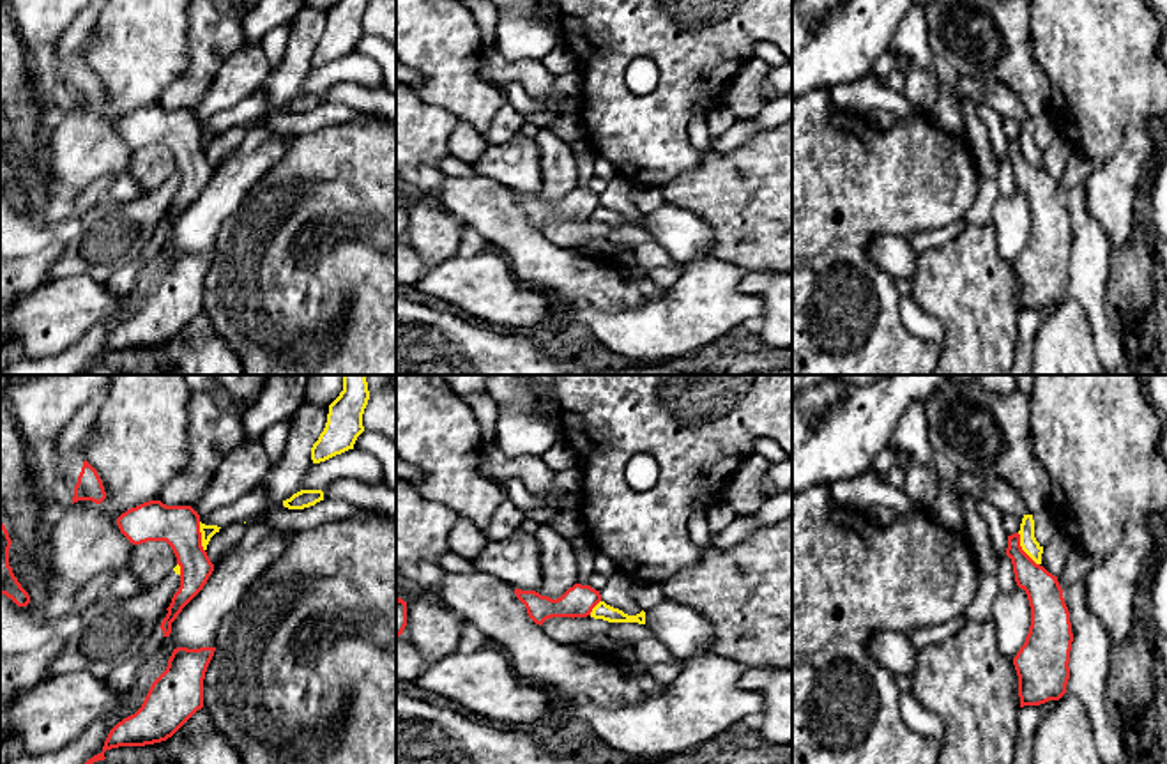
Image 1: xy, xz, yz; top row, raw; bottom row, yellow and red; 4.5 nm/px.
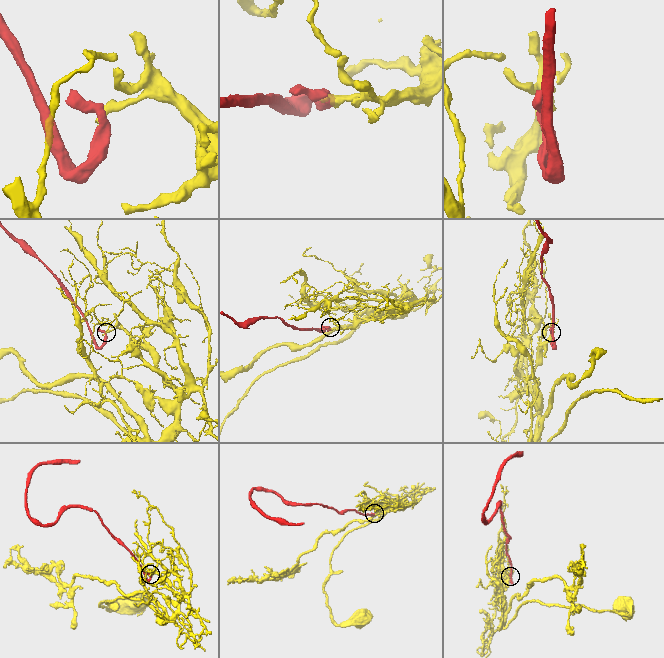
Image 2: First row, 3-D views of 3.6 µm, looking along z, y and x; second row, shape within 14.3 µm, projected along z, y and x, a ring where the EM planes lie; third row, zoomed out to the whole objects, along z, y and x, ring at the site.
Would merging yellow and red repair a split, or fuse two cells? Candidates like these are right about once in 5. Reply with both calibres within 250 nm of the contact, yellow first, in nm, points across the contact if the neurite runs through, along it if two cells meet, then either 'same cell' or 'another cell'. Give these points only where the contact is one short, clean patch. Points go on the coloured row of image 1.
80 nm thick on the yellow side, 160 nm on the other; border along yz (1017, 533), (1019, 545), (1038, 565); another cell

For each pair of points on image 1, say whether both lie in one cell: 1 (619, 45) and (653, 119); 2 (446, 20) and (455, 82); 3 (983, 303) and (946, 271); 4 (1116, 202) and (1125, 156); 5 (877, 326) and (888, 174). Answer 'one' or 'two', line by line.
1: one
2: one
3: one
4: one
5: one

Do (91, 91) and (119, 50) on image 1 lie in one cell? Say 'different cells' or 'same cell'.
different cells

